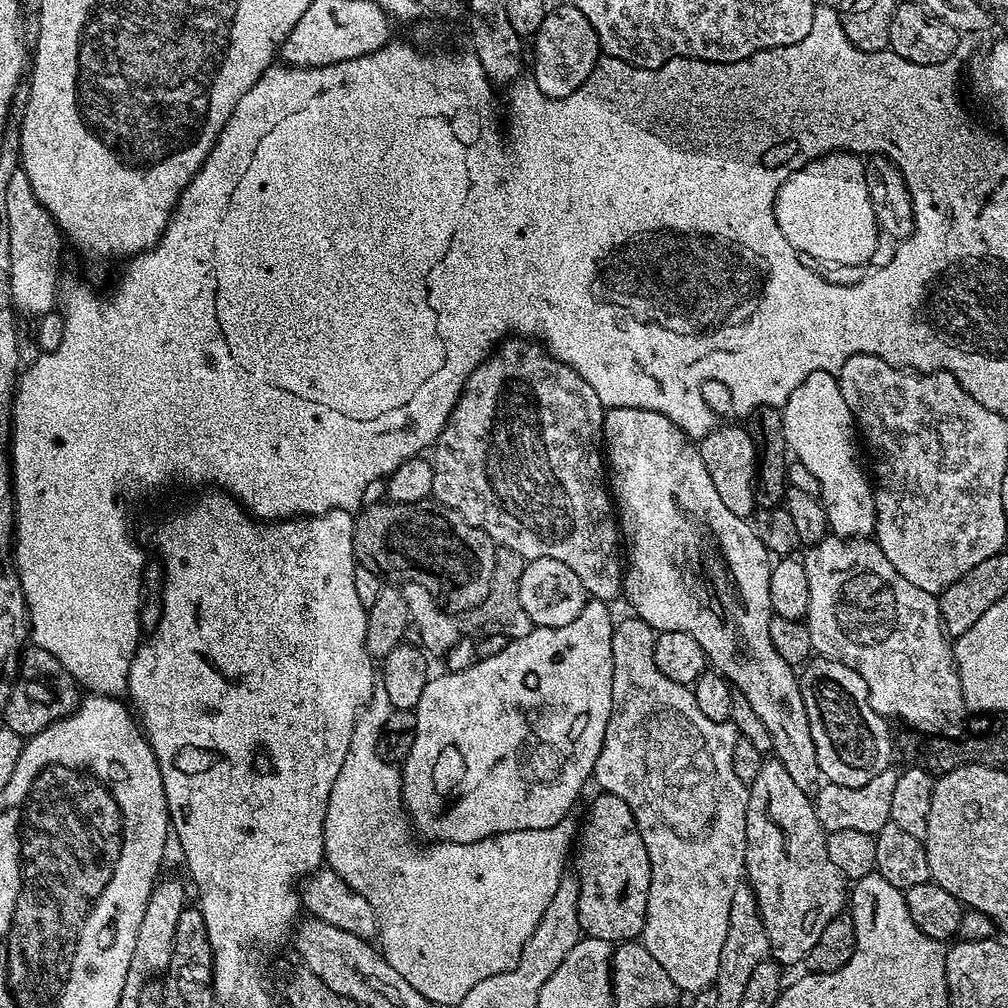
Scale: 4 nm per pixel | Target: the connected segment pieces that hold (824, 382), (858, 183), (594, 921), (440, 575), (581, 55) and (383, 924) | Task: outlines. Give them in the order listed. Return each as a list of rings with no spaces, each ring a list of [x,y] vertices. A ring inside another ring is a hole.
[[[815,372],[810,374],[790,394],[790,398],[783,406],[782,426],[784,427],[784,441],[788,444],[788,452],[814,478],[818,480],[819,501],[824,505],[829,529],[840,534],[847,534],[852,538],[868,538],[876,531],[876,507],[874,506],[873,485],[870,483],[866,464],[860,461],[862,448],[858,443],[858,429],[856,419],[850,414],[850,406],[846,406],[846,398],[842,398],[840,381],[831,372]]]
[[[829,152],[789,175],[776,192],[774,210],[778,228],[805,257],[860,266],[878,248],[880,231],[868,192],[866,165],[857,153]]]
[[[609,792],[596,794],[588,808],[588,817],[583,817],[579,825],[578,839],[574,844],[574,858],[575,854],[574,875],[580,883],[576,909],[581,933],[609,942],[635,941],[643,933],[646,922],[646,902],[650,894],[650,858],[646,854],[642,834],[638,834],[634,814],[630,814],[630,806],[626,806],[622,798]]]
[[[431,498],[409,504],[383,503],[372,505],[369,503],[359,513],[361,516],[355,517],[352,545],[357,565],[381,578],[393,576],[394,579],[400,580],[396,582],[404,584],[418,582],[418,586],[426,586],[426,590],[430,590],[437,605],[445,612],[463,614],[478,606],[482,598],[486,598],[490,582],[494,578],[494,558],[498,545],[482,530],[478,530],[478,526],[470,526],[466,518],[462,518],[446,506],[437,504]]]
[[[571,2],[557,10],[549,10],[542,26],[536,31],[534,37],[536,43],[536,57],[532,60],[532,72],[538,90],[542,90],[544,96],[552,100],[566,98],[570,93],[577,92],[590,78],[596,61],[602,55],[600,39],[594,34],[594,26],[586,22],[586,14],[578,10]]]
[[[373,683],[372,696],[360,709],[360,716],[356,719],[354,726],[354,734],[350,734],[350,750],[346,750],[342,770],[338,770],[338,778],[334,778],[334,786],[330,790],[330,798],[326,806],[326,822],[324,823],[324,859],[327,867],[331,868],[334,874],[338,874],[338,878],[342,878],[342,882],[346,882],[346,886],[350,886],[350,890],[354,890],[362,898],[366,898],[366,902],[370,902],[376,915],[378,941],[380,940],[378,948],[386,958],[386,962],[390,962],[390,966],[394,966],[394,970],[398,970],[398,974],[402,974],[402,978],[406,978],[406,982],[410,982],[410,986],[414,986],[414,990],[418,990],[418,994],[422,994],[422,998],[429,1000],[432,1005],[454,1006],[458,1002],[462,1002],[462,998],[466,998],[466,994],[470,994],[471,988],[478,986],[478,982],[482,982],[482,978],[490,978],[494,974],[502,974],[506,970],[516,967],[518,958],[522,954],[522,946],[526,946],[526,942],[534,934],[542,914],[546,914],[546,906],[550,906],[550,898],[554,898],[554,890],[558,890],[558,882],[566,875],[564,858],[567,854],[569,857],[574,840],[569,836],[564,836],[564,832],[568,832],[568,824],[564,824],[564,828],[560,828],[560,832],[548,832],[548,836],[509,836],[506,833],[469,844],[447,842],[432,842],[427,846],[423,843],[416,844],[417,837],[410,827],[410,821],[404,811],[404,800],[400,797],[401,769],[397,765],[387,764],[376,753],[382,726],[386,726],[386,718],[390,718],[393,710],[383,683]]]

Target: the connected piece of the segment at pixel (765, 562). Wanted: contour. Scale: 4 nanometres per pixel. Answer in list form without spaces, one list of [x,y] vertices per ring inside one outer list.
[[[609,408],[604,413],[604,443],[603,447],[606,449],[606,472],[610,477],[610,495],[614,501],[614,512],[618,517],[618,527],[622,533],[623,543],[626,545],[626,567],[624,568],[624,586],[622,589],[623,599],[628,599],[628,604],[631,611],[639,620],[645,620],[651,628],[655,628],[657,633],[661,632],[685,632],[694,638],[694,642],[698,642],[698,646],[702,646],[707,663],[711,665],[715,671],[719,672],[729,684],[732,685],[735,691],[743,694],[750,702],[750,706],[758,714],[758,718],[762,718],[762,723],[766,726],[767,732],[770,734],[770,742],[772,743],[772,752],[775,759],[782,762],[782,766],[786,766],[786,774],[790,774],[790,779],[796,783],[800,788],[805,790],[812,790],[821,783],[822,777],[820,775],[820,767],[818,766],[818,754],[814,750],[814,737],[810,734],[810,718],[806,718],[806,706],[802,702],[802,690],[800,689],[800,681],[798,679],[798,672],[793,665],[786,662],[786,658],[782,658],[782,654],[778,654],[778,650],[774,646],[774,642],[770,642],[770,622],[773,618],[772,603],[770,602],[770,574],[772,573],[773,561],[770,559],[770,553],[766,550],[766,546],[762,546],[762,542],[756,536],[756,529],[745,517],[733,514],[726,505],[722,503],[722,498],[718,495],[718,489],[714,487],[714,481],[710,479],[710,473],[706,471],[706,462],[702,462],[702,454],[699,447],[693,441],[689,440],[687,434],[678,427],[674,422],[670,422],[670,418],[666,418],[662,414],[658,414],[654,410],[642,410],[641,408]]]

